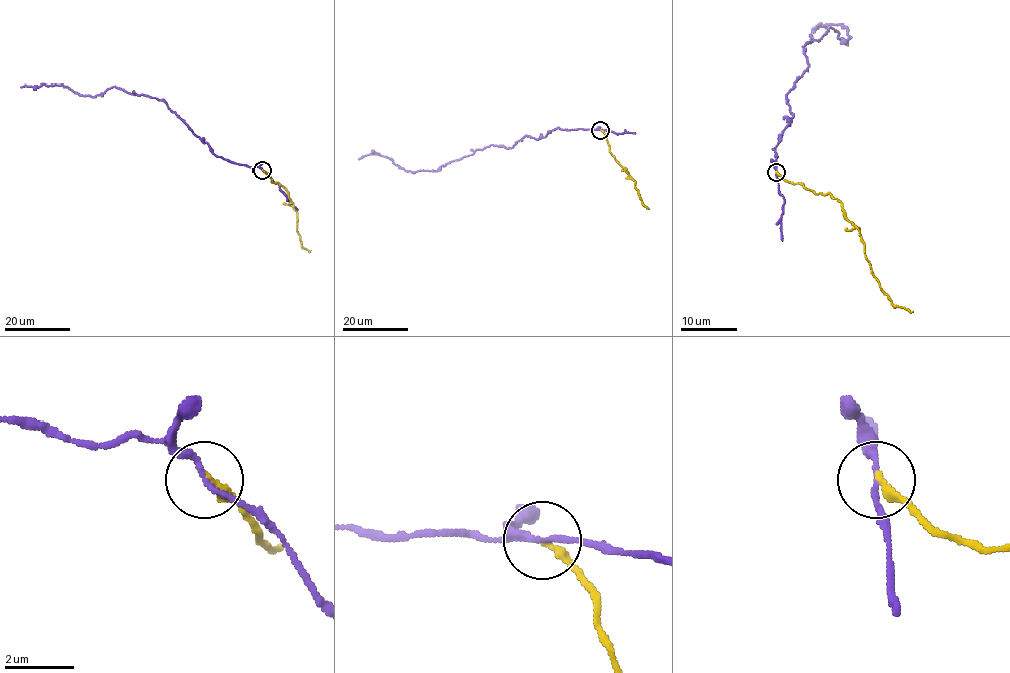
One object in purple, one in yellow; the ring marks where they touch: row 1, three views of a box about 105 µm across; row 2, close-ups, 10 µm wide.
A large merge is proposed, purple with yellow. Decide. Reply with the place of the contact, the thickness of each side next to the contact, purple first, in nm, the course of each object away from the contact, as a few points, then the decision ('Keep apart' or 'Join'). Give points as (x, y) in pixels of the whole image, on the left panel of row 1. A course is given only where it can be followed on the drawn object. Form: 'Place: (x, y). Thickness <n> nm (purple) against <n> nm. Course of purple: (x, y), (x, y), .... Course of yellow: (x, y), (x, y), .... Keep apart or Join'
Place: (262, 170). Thickness 150 nm (purple) against 220 nm. Course of purple: (262, 170), (218, 157), (163, 101), (112, 87), (94, 96), (75, 93), (62, 85), (21, 87). Course of yellow: (262, 170), (272, 182), (278, 183), (288, 193), (296, 212), (300, 245), (310, 250). Keep apart

